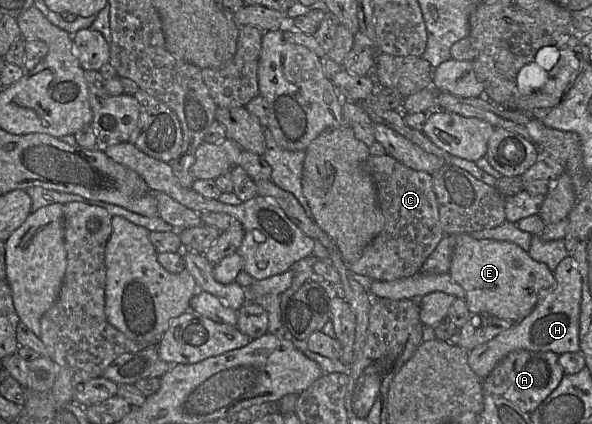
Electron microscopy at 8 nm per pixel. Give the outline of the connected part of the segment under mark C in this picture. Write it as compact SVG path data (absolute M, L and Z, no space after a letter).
M370 155L366 162L378 193L383 229L369 243L362 256L350 265L351 271L377 281L392 281L412 276L421 268L445 236L432 174L406 167L390 155Z

